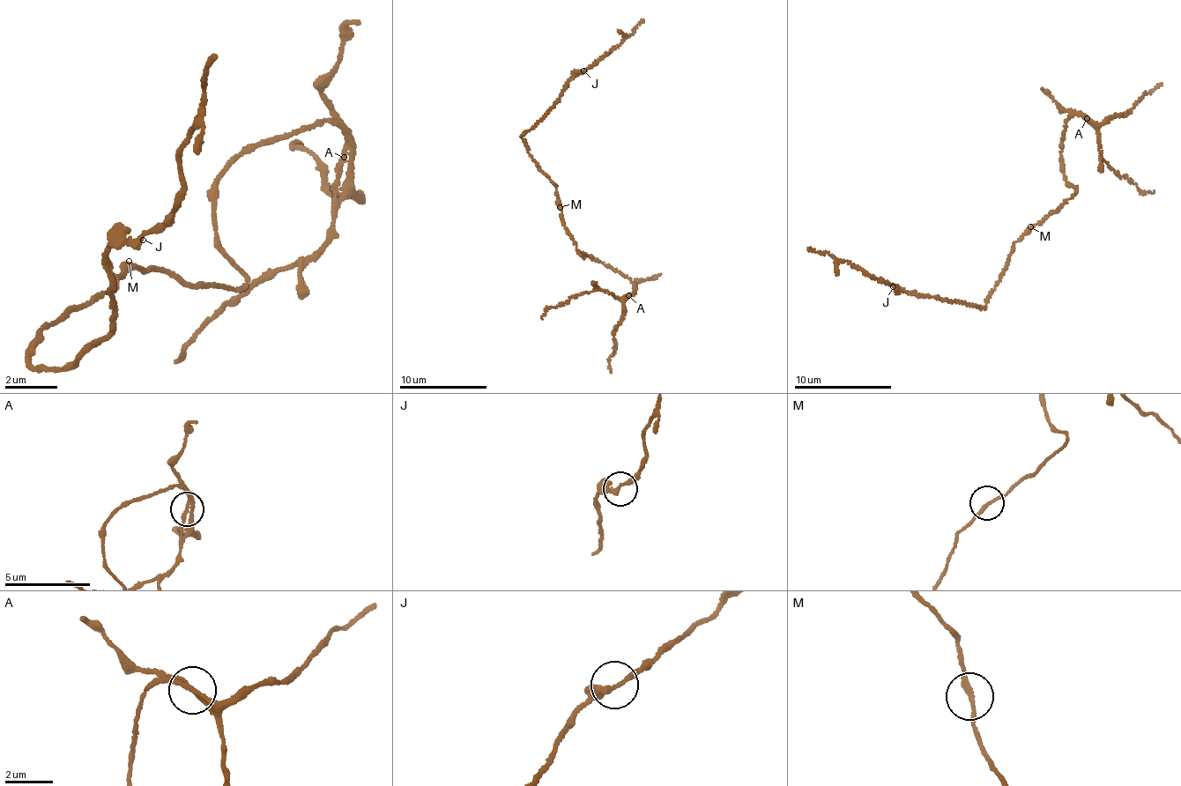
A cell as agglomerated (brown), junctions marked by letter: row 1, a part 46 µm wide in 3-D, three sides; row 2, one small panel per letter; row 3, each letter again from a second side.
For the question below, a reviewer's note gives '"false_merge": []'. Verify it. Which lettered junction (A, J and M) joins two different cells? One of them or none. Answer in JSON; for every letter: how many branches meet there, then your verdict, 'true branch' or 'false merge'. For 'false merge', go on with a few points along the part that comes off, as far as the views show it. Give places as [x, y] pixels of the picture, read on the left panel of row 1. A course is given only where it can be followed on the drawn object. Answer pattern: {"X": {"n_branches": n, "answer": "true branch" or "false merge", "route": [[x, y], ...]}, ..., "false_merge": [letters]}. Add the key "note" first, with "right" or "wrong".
{"note": "wrong", "A": {"n_branches": 2, "answer": "false merge", "route": [[345, 159], [324, 242], [300, 265], [238, 290], [204, 315], [189, 347], [176, 359]]}, "J": {"n_branches": 2, "answer": "true branch"}, "M": {"n_branches": 2, "answer": "true branch"}, "false_merge": ["A"]}

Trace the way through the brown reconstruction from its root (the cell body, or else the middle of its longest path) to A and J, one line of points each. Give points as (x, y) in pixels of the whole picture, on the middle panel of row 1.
A: (560, 205), (564, 228), (576, 250), (583, 256), (584, 254), (608, 264), (631, 280), (635, 292), (629, 295)
J: (560, 205), (553, 181), (527, 152), (521, 137), (547, 114), (575, 72), (583, 70)

